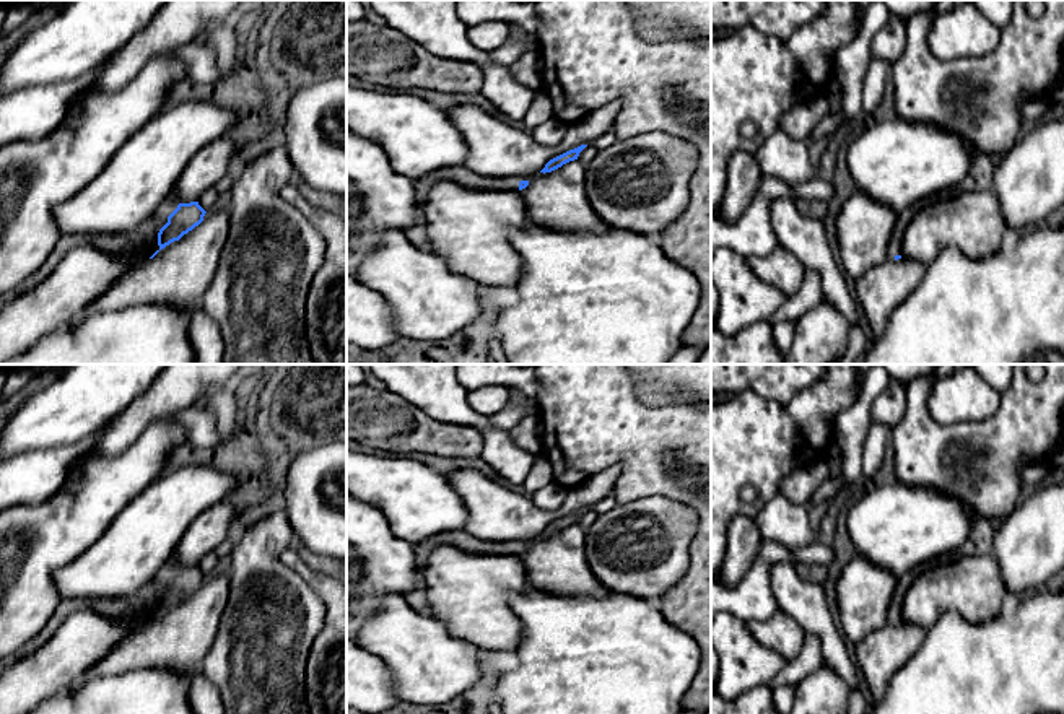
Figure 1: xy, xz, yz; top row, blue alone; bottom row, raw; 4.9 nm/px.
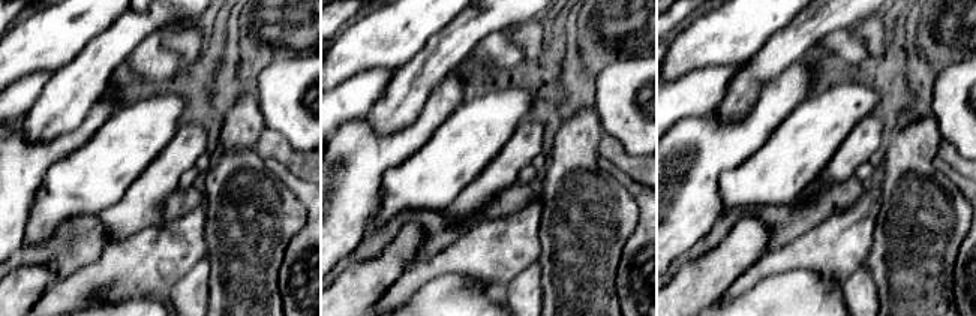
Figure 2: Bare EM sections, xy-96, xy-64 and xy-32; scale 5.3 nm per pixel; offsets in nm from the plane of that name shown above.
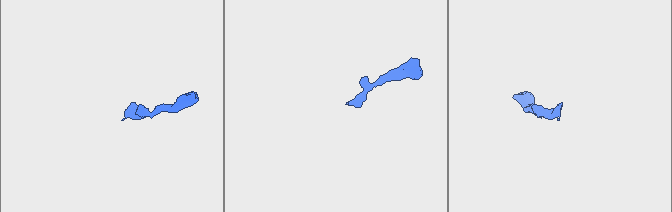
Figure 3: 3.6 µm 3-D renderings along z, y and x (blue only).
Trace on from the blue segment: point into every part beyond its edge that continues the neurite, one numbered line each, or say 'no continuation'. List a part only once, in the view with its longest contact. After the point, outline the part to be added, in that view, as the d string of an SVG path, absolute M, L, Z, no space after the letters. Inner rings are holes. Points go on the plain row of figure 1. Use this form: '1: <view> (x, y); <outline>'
1: xy (140, 607); M174 555L155 573L155 576L140 586L133 594L122 597L93 599L85 605L106 618L129 621L133 628L125 639L143 629L159 615L158 597L168 587L168 581L177 573L179 564Z

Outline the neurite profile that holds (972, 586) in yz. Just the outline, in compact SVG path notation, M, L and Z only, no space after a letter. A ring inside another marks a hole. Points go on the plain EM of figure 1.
M992 553L978 556L953 555L927 564L914 579L905 595L901 620L926 631L947 612L957 612L970 623L984 623L1001 613L1005 594L1007 589Z

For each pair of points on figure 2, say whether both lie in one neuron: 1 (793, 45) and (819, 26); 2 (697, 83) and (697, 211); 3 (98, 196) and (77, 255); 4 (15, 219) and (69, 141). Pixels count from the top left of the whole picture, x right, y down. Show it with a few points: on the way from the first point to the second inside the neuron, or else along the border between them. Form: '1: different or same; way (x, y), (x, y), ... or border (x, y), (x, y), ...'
1: same; way (799, 39), (813, 26)
2: different; border (708, 114), (685, 117), (672, 126)
3: different; border (98, 214), (71, 216), (59, 228)
4: same; way (15, 198), (15, 187), (48, 155)

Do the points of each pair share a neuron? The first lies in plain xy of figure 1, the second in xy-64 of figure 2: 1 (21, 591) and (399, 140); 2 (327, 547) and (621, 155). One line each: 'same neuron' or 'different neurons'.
1: same neuron
2: different neurons

